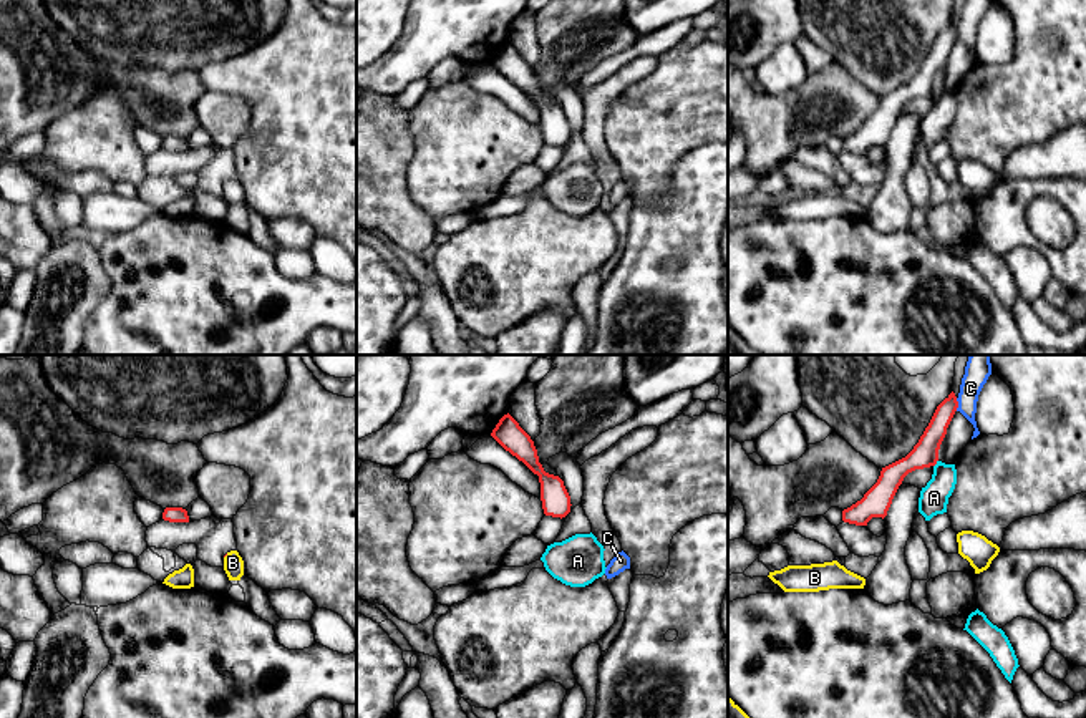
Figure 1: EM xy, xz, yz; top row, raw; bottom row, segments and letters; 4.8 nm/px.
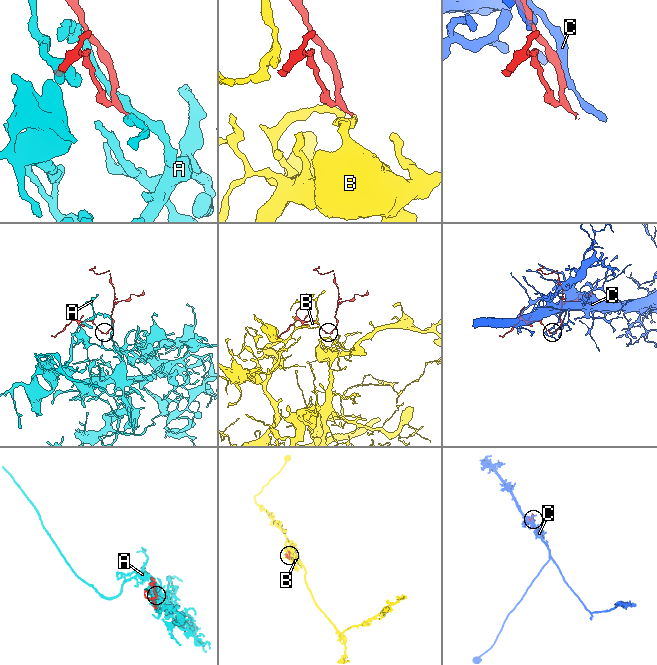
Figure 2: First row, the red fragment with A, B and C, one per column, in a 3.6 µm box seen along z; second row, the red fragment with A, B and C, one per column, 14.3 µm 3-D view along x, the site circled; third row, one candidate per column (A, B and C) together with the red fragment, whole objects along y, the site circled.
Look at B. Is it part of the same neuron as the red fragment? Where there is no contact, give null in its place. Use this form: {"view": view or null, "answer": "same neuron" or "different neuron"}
{"view": null, "answer": "same neuron"}

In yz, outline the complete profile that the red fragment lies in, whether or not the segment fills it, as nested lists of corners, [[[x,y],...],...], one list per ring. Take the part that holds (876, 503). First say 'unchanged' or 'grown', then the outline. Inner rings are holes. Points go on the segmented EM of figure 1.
unchanged; [[[952,391],[937,406],[914,449],[905,458],[882,468],[877,483],[864,494],[864,497],[842,511],[842,521],[856,526],[867,526],[872,517],[884,519],[904,478],[915,469],[937,464],[940,444],[957,408],[958,401]]]

